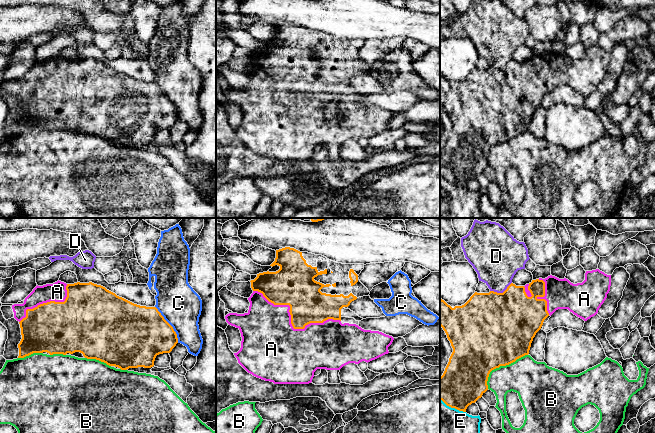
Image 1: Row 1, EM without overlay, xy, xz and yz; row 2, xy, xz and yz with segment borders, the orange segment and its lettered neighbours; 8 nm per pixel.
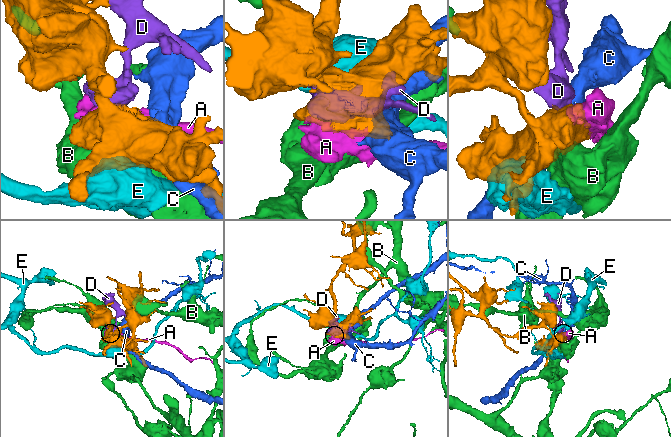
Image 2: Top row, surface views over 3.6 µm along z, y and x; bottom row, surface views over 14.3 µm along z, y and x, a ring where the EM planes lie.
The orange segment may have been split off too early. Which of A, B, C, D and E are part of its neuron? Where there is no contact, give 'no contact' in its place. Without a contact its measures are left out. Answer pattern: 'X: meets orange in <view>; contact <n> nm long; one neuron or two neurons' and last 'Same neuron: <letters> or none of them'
A: meets orange in xz; contact 750 nm long; one neuron
B: meets orange in yz; contact 420 nm long; two neurons
C: meets orange in xy; contact 340 nm long; two neurons
D: meets orange in yz; contact 190 nm long; two neurons
E: meets orange in yz; contact 240 nm long; two neurons
Same neuron: A

